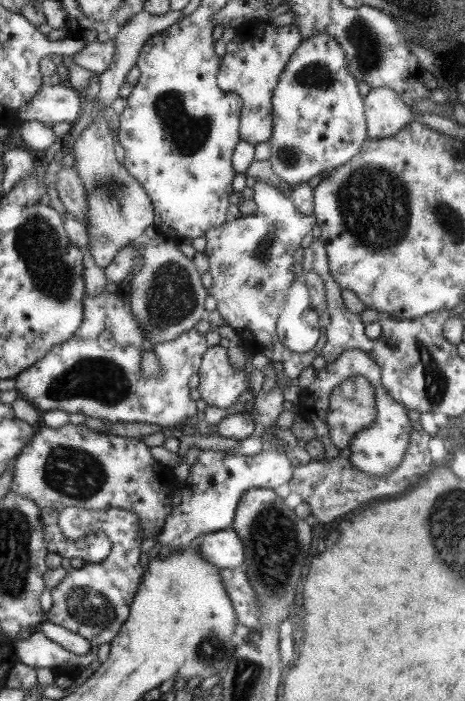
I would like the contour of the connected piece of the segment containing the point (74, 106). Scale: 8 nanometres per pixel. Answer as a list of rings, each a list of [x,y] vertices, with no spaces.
[[[46,78],[34,99],[19,108],[19,120],[37,120],[51,128],[59,122],[73,124],[81,114],[80,94],[61,84],[52,86]]]

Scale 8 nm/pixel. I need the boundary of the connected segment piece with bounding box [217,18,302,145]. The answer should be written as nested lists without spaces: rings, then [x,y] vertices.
[[[257,18],[244,20],[234,29],[235,36],[224,48],[217,86],[222,92],[237,94],[242,102],[238,136],[253,145],[268,142],[274,132],[273,91],[290,57],[302,43],[302,34],[295,26],[273,26],[270,21]]]

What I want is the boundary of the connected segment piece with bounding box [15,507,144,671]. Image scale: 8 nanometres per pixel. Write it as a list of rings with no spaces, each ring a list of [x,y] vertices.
[[[65,508],[58,515],[58,528],[62,536],[69,541],[76,541],[100,530],[111,543],[107,558],[99,563],[84,563],[79,569],[69,568],[63,581],[50,590],[52,605],[45,612],[49,621],[85,638],[90,643],[89,652],[84,655],[53,654],[57,664],[43,664],[43,654],[31,656],[31,646],[27,646],[29,656],[23,656],[23,648],[17,642],[15,653],[21,664],[27,664],[34,669],[69,668],[69,670],[84,670],[92,660],[97,658],[97,647],[109,644],[121,631],[127,615],[130,614],[130,604],[141,583],[143,570],[139,566],[139,536],[137,536],[137,514],[121,508],[105,508],[103,510],[85,510],[83,508]]]

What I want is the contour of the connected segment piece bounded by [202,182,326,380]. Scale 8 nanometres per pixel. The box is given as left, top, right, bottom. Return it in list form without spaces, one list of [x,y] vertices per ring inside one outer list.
[[[267,183],[253,184],[253,202],[255,203],[255,213],[252,215],[240,216],[231,221],[225,221],[219,228],[209,228],[205,231],[205,248],[202,252],[209,262],[209,270],[206,274],[208,287],[211,296],[216,300],[216,311],[223,318],[225,324],[233,328],[240,340],[240,346],[244,352],[251,354],[262,354],[272,362],[281,362],[283,370],[281,372],[285,380],[294,379],[299,376],[301,370],[311,365],[312,360],[321,354],[323,342],[326,338],[321,334],[317,346],[309,352],[297,354],[285,348],[277,338],[276,320],[278,308],[285,301],[285,295],[291,288],[291,283],[295,282],[295,274],[291,272],[294,262],[292,254],[299,248],[301,238],[313,228],[316,220],[313,214],[303,215],[295,208],[294,201],[287,192],[281,192],[274,185]]]

